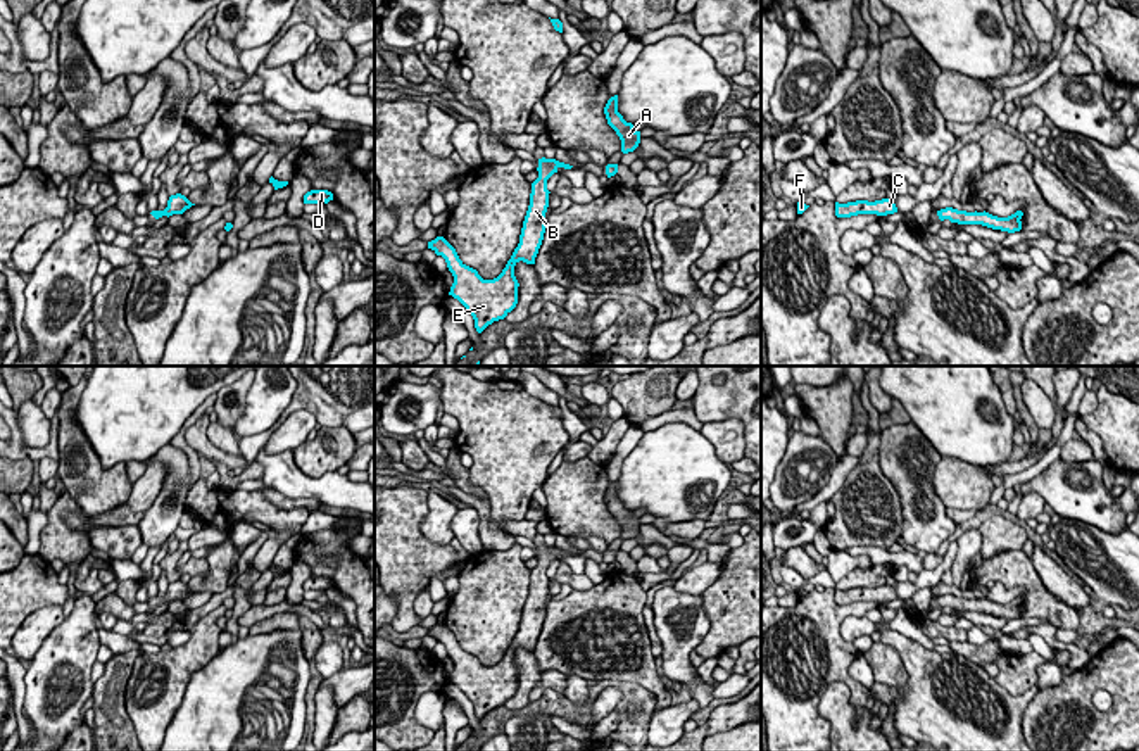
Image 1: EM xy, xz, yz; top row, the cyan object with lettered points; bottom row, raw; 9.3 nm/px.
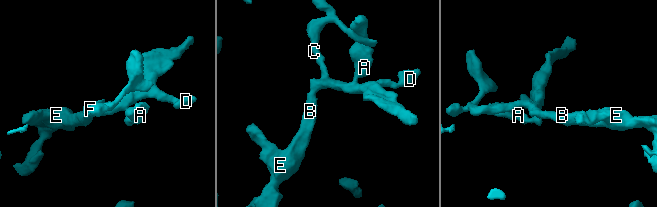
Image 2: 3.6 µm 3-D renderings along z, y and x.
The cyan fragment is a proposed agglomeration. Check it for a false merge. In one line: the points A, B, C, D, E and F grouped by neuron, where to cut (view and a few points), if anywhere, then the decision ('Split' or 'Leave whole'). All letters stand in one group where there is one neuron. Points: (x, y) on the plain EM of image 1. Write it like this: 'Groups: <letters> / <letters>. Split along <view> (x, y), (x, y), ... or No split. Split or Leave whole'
Groups: A B C D E F. No split. Leave whole

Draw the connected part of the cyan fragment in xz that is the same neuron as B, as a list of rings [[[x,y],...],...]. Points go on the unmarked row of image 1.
[[[538,546],[538,565],[532,570],[530,592],[523,608],[519,630],[497,665],[483,666],[476,656],[459,646],[456,635],[444,623],[428,628],[428,635],[445,646],[454,663],[449,682],[457,685],[473,703],[478,720],[494,708],[504,706],[518,691],[519,670],[514,663],[514,653],[519,647],[535,651],[545,620],[545,599],[551,580],[547,566],[559,554],[571,556],[573,552],[556,546]]]

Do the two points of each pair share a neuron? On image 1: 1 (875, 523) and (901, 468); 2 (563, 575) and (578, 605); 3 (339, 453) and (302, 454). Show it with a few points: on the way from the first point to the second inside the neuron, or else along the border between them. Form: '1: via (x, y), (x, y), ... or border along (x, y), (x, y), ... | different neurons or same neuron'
1: border along (879, 454), (879, 468), (896, 492), (903, 525) | different neurons
2: border along (596, 584), (585, 589), (573, 589) | different neurons
3: via (330, 453), (311, 454) | same neuron

